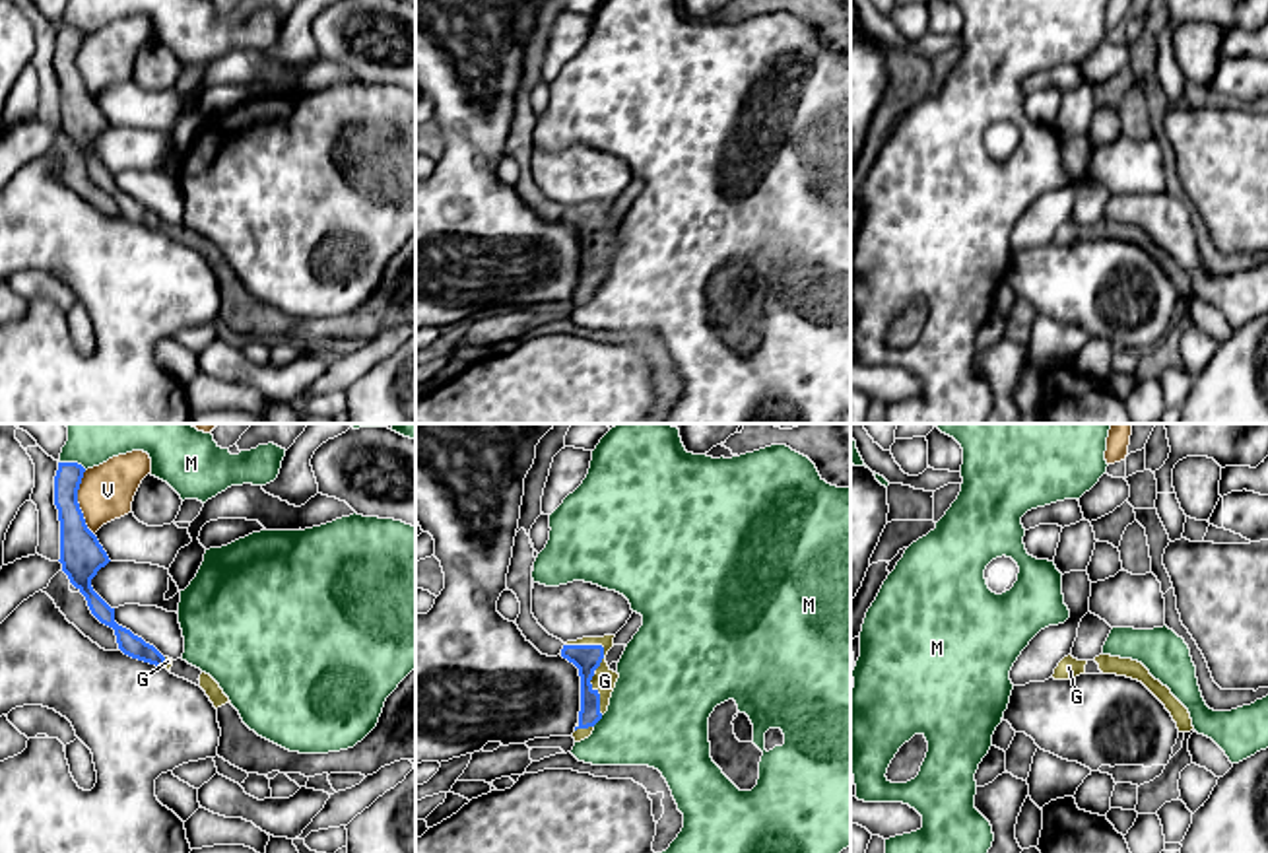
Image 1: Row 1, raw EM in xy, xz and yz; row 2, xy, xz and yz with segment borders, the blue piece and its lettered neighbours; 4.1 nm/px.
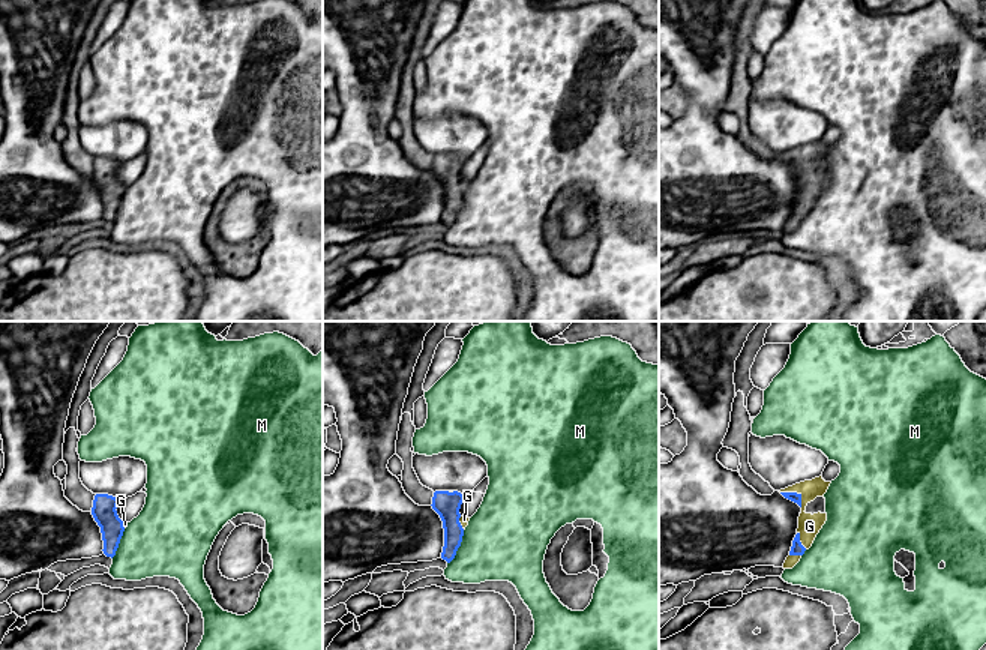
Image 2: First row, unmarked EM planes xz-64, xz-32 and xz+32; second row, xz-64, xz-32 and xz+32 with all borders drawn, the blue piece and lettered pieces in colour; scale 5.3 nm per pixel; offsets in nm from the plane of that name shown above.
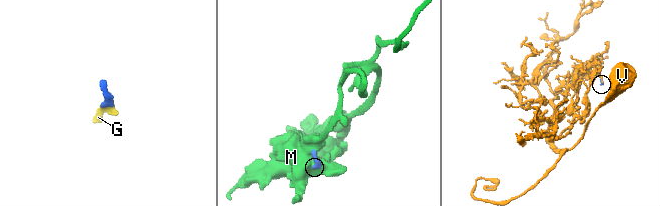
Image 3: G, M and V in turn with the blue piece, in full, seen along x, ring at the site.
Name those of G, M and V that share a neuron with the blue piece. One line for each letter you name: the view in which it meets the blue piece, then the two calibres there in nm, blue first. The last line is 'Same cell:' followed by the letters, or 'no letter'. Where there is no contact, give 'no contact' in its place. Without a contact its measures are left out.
G: xz | 110/100 nm
Same cell: G

